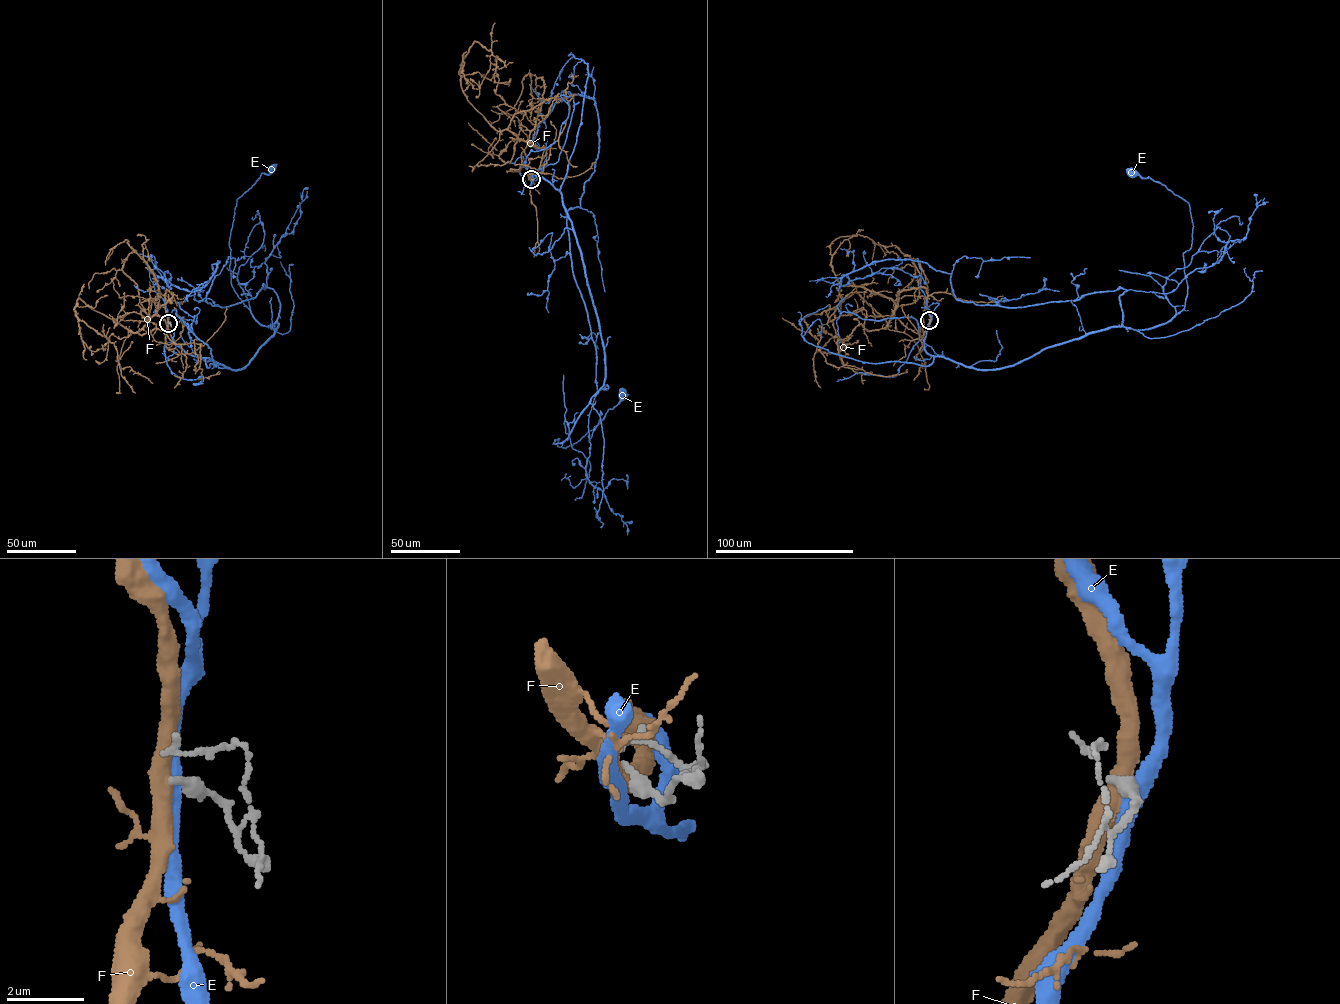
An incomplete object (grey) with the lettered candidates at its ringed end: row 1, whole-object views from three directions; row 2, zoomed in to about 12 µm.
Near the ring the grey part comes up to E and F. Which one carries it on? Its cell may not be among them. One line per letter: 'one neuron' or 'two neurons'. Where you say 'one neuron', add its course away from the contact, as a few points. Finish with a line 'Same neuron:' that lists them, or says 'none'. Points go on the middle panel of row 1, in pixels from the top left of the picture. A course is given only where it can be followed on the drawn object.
E: two neurons
F: two neurons
Same neuron: none

